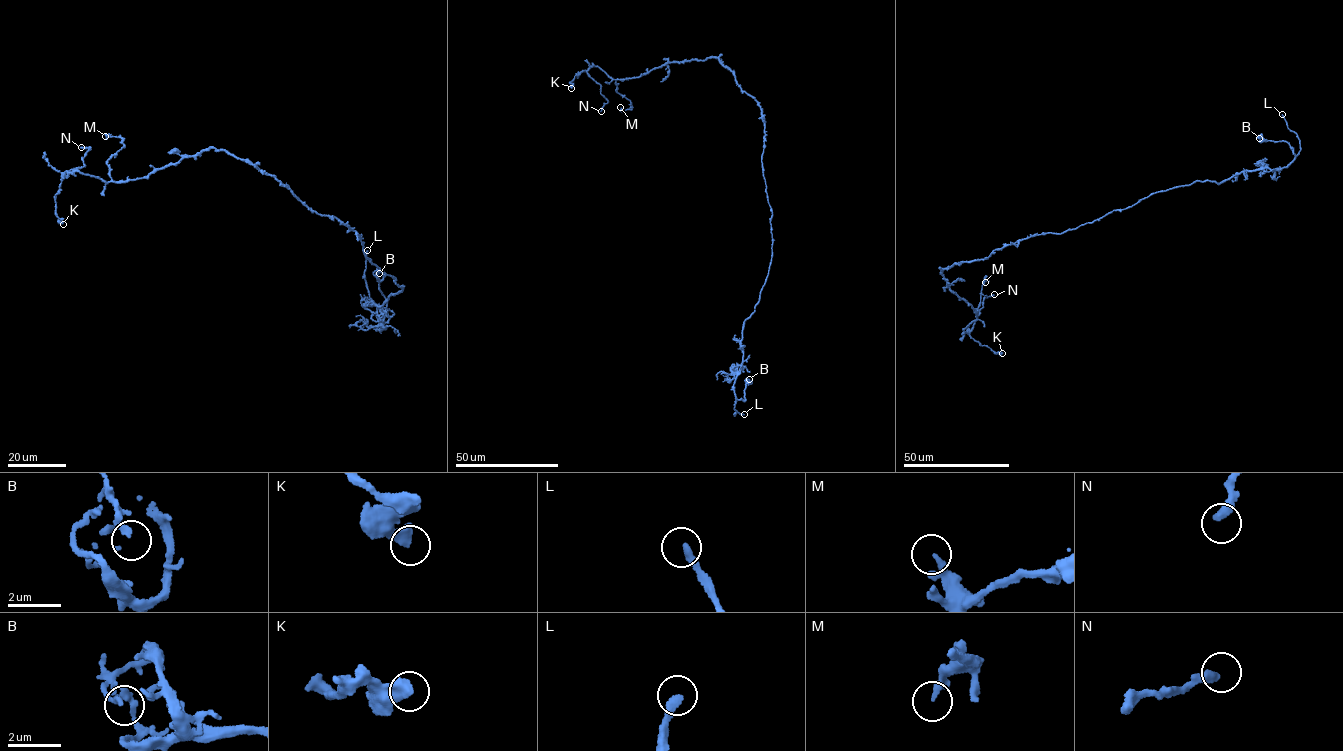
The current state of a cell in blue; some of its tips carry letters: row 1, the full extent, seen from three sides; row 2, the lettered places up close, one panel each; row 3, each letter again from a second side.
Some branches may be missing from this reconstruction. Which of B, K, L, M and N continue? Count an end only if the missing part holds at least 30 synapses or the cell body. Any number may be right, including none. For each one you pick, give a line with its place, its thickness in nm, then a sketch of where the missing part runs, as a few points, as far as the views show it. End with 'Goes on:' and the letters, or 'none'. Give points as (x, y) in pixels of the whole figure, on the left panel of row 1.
L: (367, 250) | 260 nm | (367, 250), (372, 200), (369, 199)
N: (81, 147) | 340 nm | (81, 147), (84, 143), (90, 152), (79, 159)
Goes on: L, N

